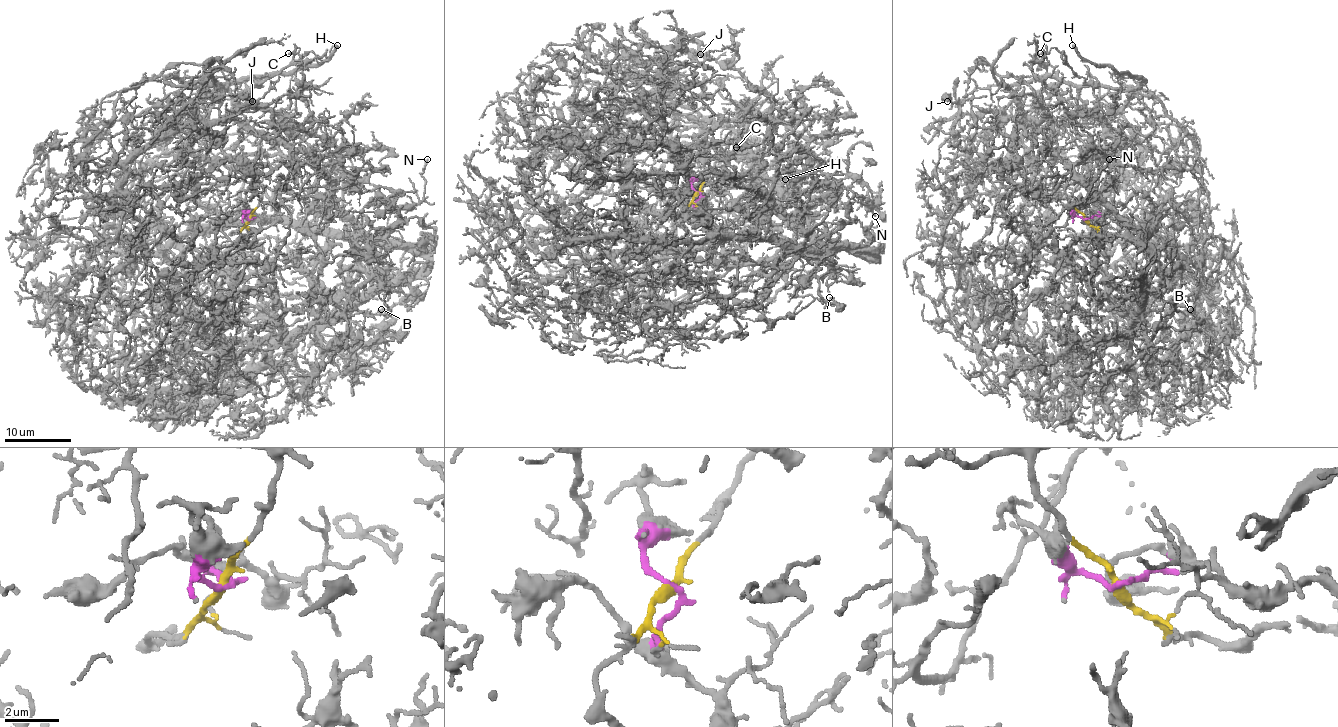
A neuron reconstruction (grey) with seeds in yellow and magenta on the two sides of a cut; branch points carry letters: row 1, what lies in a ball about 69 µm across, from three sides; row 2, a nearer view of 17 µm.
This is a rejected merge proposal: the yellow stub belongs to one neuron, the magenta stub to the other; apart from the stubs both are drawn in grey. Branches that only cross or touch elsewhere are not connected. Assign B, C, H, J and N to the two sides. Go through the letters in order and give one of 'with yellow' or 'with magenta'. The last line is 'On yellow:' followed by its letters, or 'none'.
B: with magenta
C: with magenta
H: with yellow
J: with magenta
N: with magenta
On yellow: H

